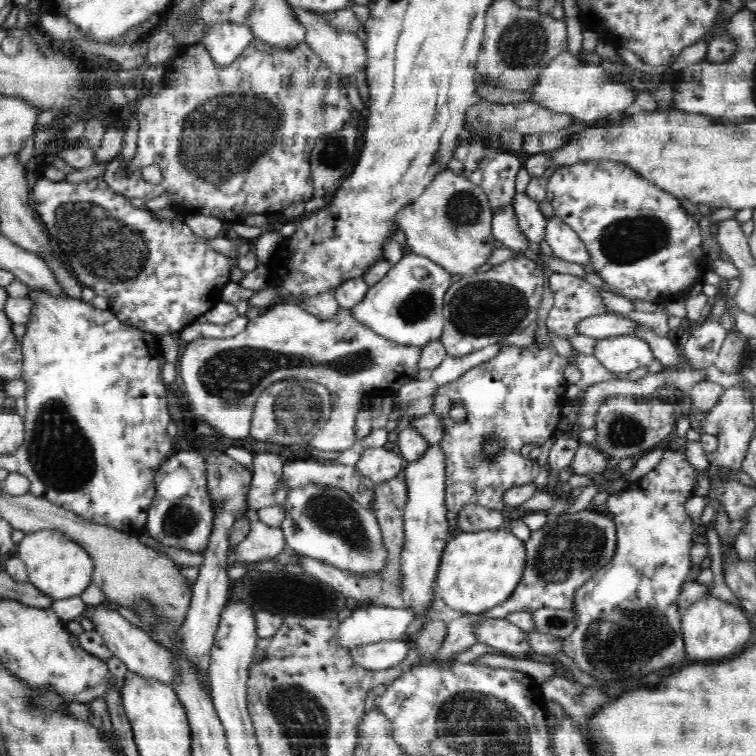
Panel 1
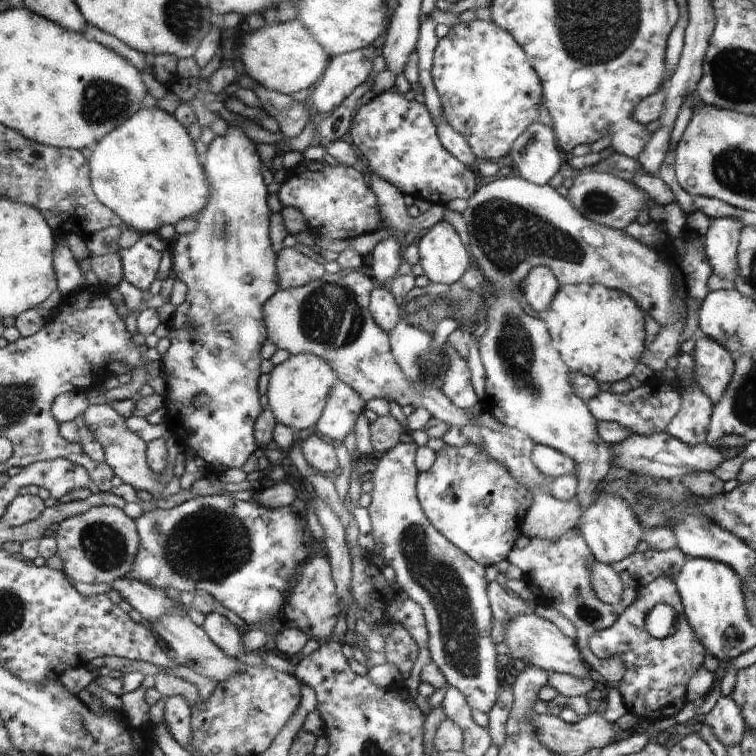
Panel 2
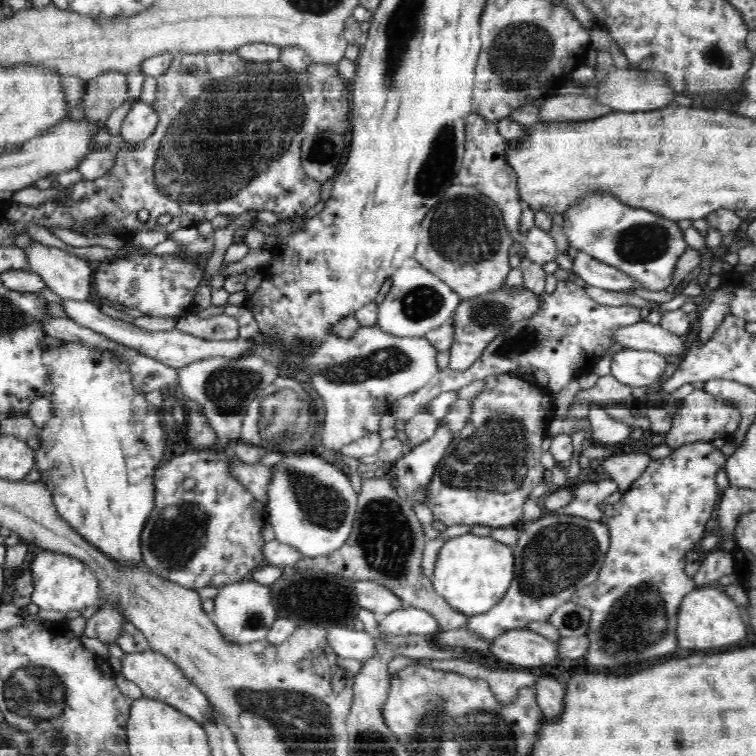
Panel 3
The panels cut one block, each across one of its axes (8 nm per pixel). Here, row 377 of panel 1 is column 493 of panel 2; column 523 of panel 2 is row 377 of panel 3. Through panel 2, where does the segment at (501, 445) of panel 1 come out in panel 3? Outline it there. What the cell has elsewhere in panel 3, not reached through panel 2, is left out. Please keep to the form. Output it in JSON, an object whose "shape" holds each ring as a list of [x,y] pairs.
{"shape":[[[495,373],[484,380],[483,389],[471,399],[471,415],[466,426],[451,440],[437,473],[429,484],[429,508],[433,519],[447,527],[454,525],[484,525],[492,528],[517,526],[523,517],[523,507],[530,498],[530,492],[544,478],[544,466],[540,463],[543,451],[542,440],[548,435],[550,422],[557,418],[552,404],[552,390],[549,385],[538,386],[528,382],[528,377]]]}

